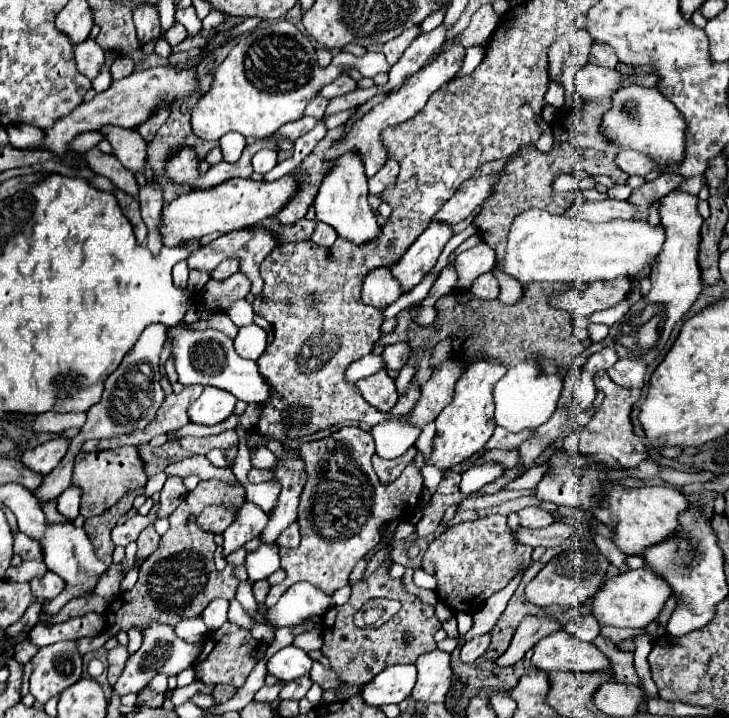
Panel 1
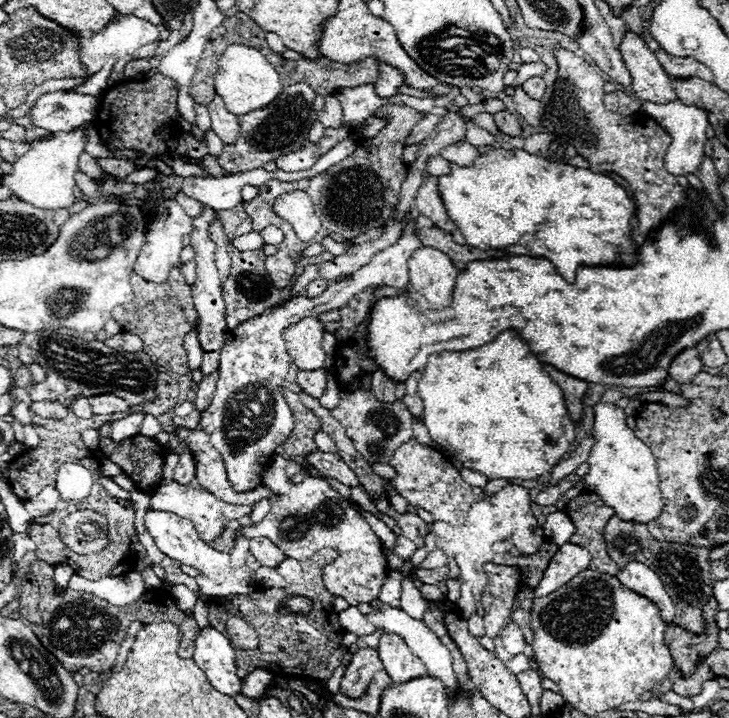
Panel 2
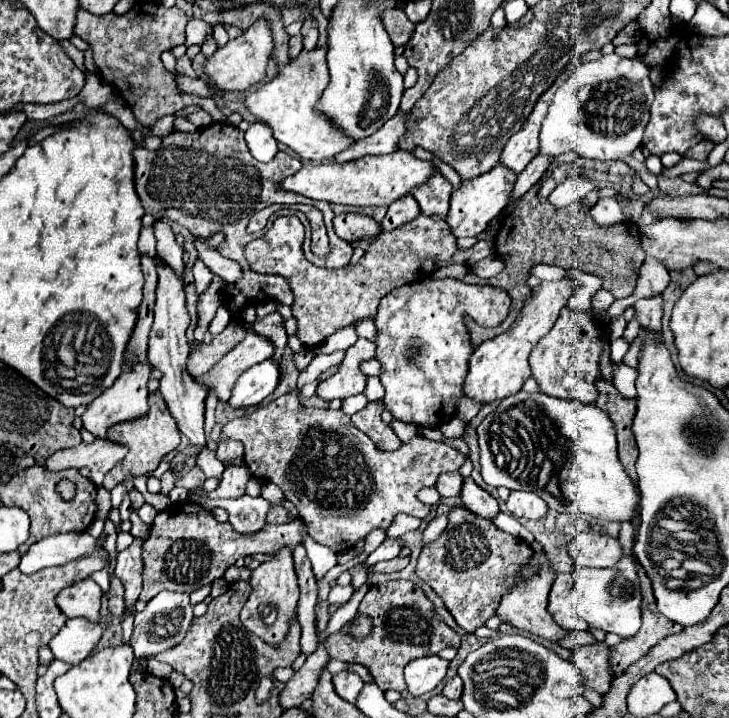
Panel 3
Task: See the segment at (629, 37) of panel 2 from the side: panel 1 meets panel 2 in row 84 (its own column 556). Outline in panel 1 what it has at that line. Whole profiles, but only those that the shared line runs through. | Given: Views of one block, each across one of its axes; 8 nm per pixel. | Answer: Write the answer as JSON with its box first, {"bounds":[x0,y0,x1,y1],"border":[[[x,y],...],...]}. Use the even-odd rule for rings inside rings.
{"bounds":[532,630,612,672],"border":[[[566,630],[546,636],[534,646],[532,664],[538,670],[552,672],[608,672],[612,670],[608,658],[594,646],[584,644]]]}

